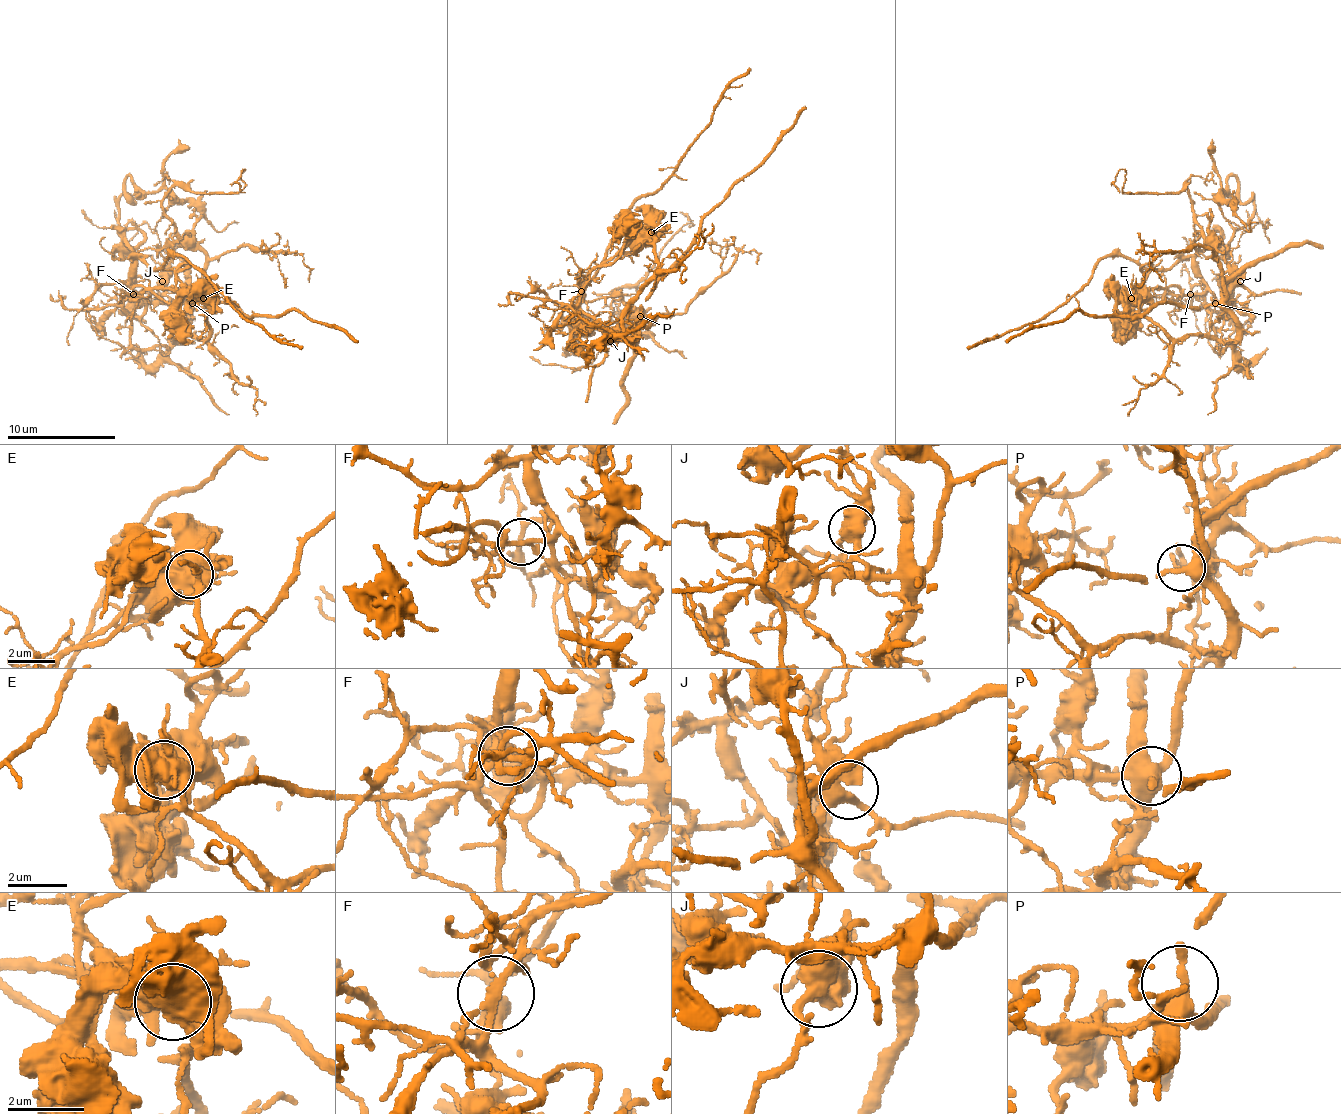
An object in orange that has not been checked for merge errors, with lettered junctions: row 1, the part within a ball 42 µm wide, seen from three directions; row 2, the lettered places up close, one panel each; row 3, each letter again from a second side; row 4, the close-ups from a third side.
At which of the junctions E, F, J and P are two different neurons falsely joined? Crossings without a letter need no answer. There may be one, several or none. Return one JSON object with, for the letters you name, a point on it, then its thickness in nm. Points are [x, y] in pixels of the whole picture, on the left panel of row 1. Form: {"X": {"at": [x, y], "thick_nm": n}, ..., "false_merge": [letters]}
{"E": {"at": [203, 298], "thick_nm": 750}, "F": {"at": [133, 294], "thick_nm": 190}, "false_merge": ["E", "F"]}

